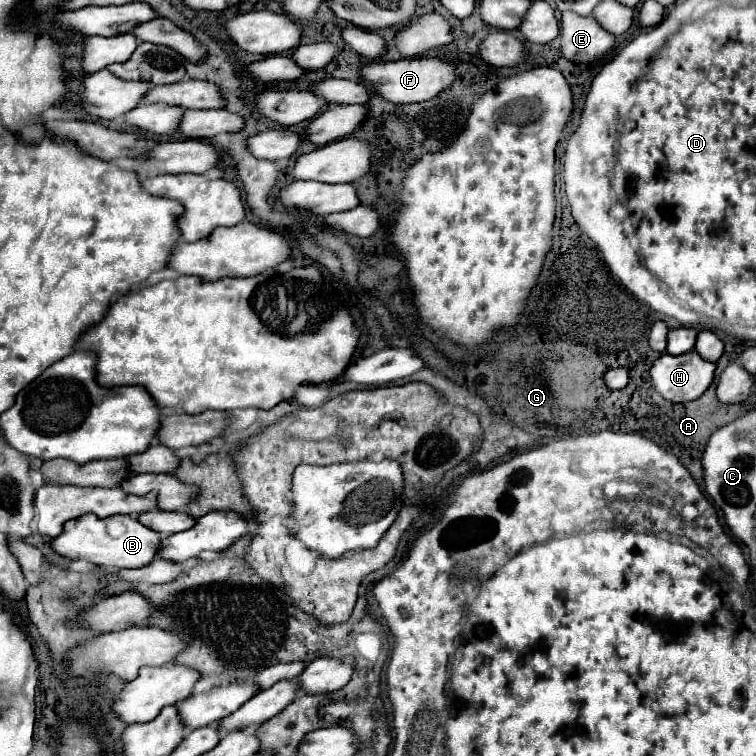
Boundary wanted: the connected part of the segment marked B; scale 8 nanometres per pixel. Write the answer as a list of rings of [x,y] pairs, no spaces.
[[[85,514],[81,518],[75,518],[67,522],[61,536],[57,536],[51,542],[51,548],[65,556],[65,558],[85,558],[97,566],[105,568],[143,568],[145,564],[151,564],[159,552],[159,534],[147,526],[143,526],[139,520],[131,516],[111,516],[111,518],[95,518],[93,514]]]

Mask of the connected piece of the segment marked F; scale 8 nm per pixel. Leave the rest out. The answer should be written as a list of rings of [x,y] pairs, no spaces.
[[[403,58],[395,62],[371,62],[361,68],[363,80],[385,100],[395,102],[395,104],[407,104],[407,102],[425,102],[435,98],[441,90],[447,90],[455,78],[457,78],[457,68],[453,62],[443,60],[443,58]]]

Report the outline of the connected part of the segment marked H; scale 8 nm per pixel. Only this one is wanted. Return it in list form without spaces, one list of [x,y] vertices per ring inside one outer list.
[[[695,350],[671,356],[661,354],[651,366],[651,382],[657,392],[671,402],[687,402],[699,398],[713,382],[715,364],[703,360]]]

